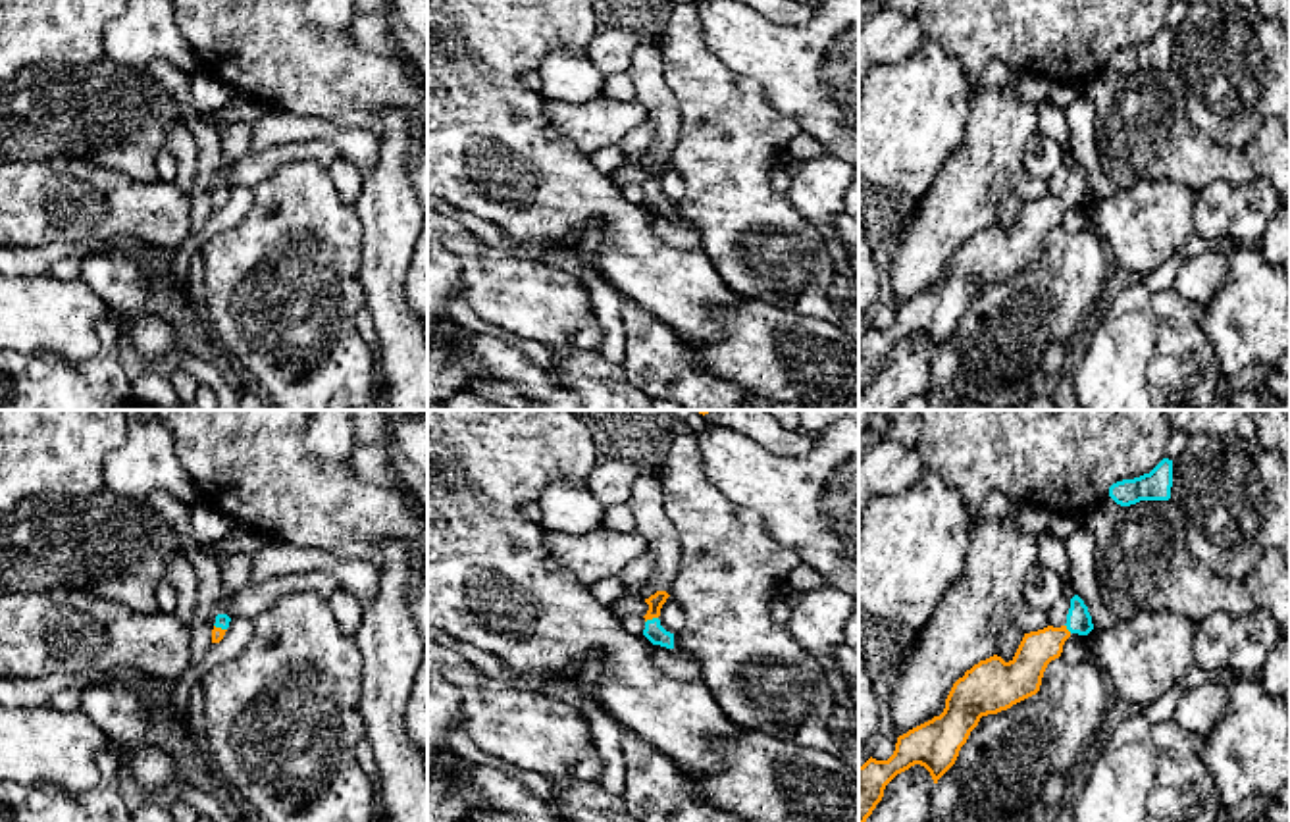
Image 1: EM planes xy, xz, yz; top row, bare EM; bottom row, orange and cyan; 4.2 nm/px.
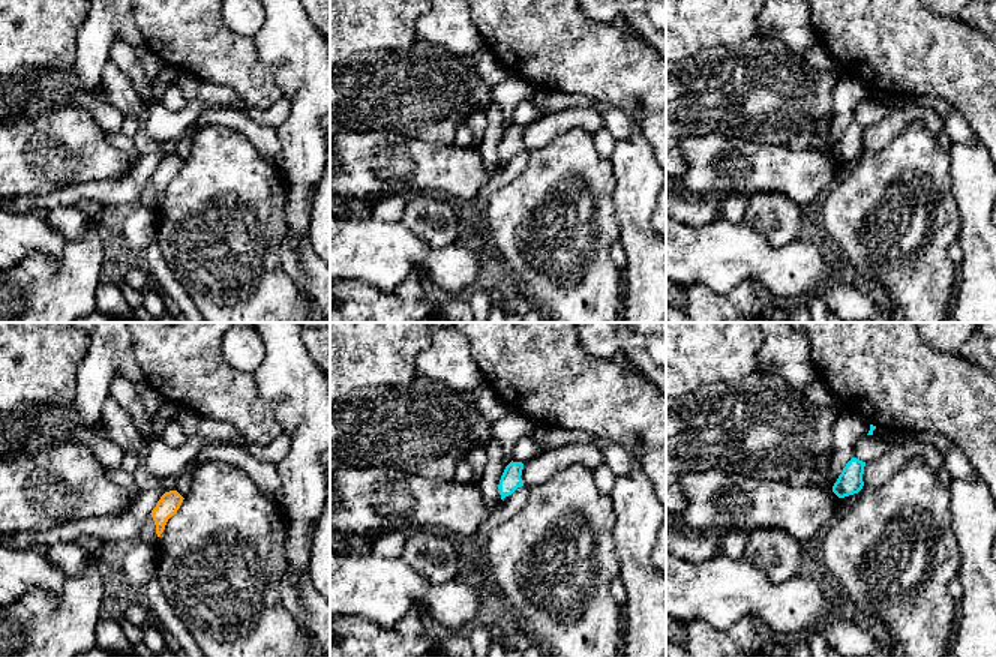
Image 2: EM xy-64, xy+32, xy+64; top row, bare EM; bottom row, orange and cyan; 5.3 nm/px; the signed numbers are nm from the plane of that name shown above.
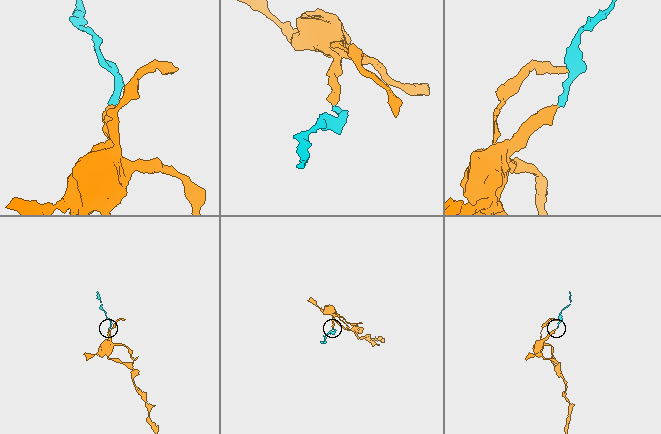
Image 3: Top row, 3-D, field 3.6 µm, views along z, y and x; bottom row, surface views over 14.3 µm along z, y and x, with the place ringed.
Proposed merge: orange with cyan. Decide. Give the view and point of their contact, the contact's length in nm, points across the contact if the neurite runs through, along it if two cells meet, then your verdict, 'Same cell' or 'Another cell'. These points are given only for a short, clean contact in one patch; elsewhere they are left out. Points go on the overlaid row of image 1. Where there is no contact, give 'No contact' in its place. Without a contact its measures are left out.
Touches orange at xz (651, 618). Shared border 60 nm. Path across: xz (655, 601), (651, 618), (653, 630). Same cell

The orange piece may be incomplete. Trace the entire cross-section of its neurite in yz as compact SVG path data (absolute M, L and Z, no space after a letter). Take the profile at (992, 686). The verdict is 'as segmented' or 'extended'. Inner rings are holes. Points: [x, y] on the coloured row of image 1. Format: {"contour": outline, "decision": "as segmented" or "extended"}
{"contour": "M1074 595L1065 626L1024 633L1009 662L993 655L967 670L953 683L940 716L899 735L888 760L870 757L859 766L859 822L872 814L886 785L915 764L924 766L938 783L955 764L980 718L1036 695L1047 664L1061 656L1065 641L1072 633L1088 635L1092 629L1088 606Z", "decision": "extended"}

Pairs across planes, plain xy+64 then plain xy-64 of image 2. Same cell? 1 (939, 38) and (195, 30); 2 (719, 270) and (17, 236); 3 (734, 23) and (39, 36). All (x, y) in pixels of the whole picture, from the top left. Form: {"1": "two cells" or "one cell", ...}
{"1": "one cell", "2": "one cell", "3": "one cell"}

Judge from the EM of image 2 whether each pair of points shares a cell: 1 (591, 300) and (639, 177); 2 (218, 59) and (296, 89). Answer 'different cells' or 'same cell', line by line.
1: different cells
2: different cells

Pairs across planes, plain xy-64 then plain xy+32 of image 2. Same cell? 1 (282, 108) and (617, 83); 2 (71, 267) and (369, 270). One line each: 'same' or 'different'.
1: different
2: different

